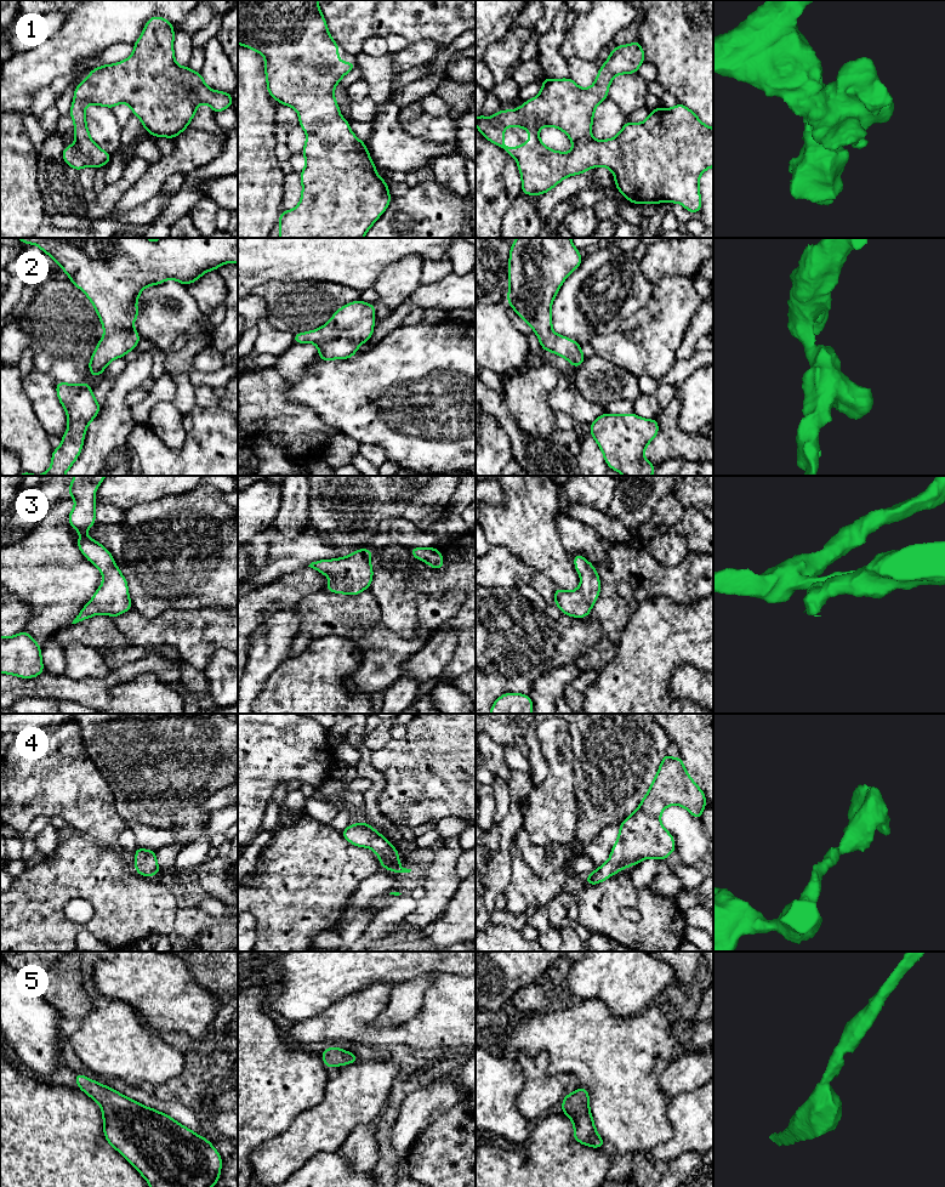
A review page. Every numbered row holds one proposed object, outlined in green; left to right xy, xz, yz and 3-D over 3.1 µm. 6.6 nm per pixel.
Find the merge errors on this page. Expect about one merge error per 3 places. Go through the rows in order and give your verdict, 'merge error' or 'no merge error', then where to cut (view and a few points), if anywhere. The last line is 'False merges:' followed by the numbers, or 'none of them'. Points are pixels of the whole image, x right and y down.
1: no merge error | no cut
2: no merge error | no cut
3: no merge error | no cut
4: no merge error | no cut
5: no merge error | no cut
False merges: none of them

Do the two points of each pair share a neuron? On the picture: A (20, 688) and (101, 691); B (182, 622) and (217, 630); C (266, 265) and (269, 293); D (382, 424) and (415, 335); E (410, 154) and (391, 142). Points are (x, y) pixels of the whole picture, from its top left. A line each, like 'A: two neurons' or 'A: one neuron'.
A: one neuron
B: one neuron
C: two neurons
D: one neuron
E: one neuron

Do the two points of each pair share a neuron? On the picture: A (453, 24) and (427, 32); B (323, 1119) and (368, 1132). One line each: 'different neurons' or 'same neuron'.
A: same neuron
B: different neurons

